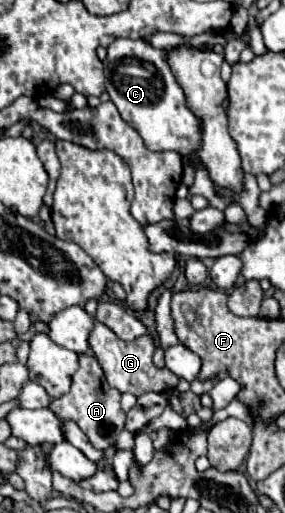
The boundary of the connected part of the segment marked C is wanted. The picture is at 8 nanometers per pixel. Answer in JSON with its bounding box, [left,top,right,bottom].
[105,38,233,210]

